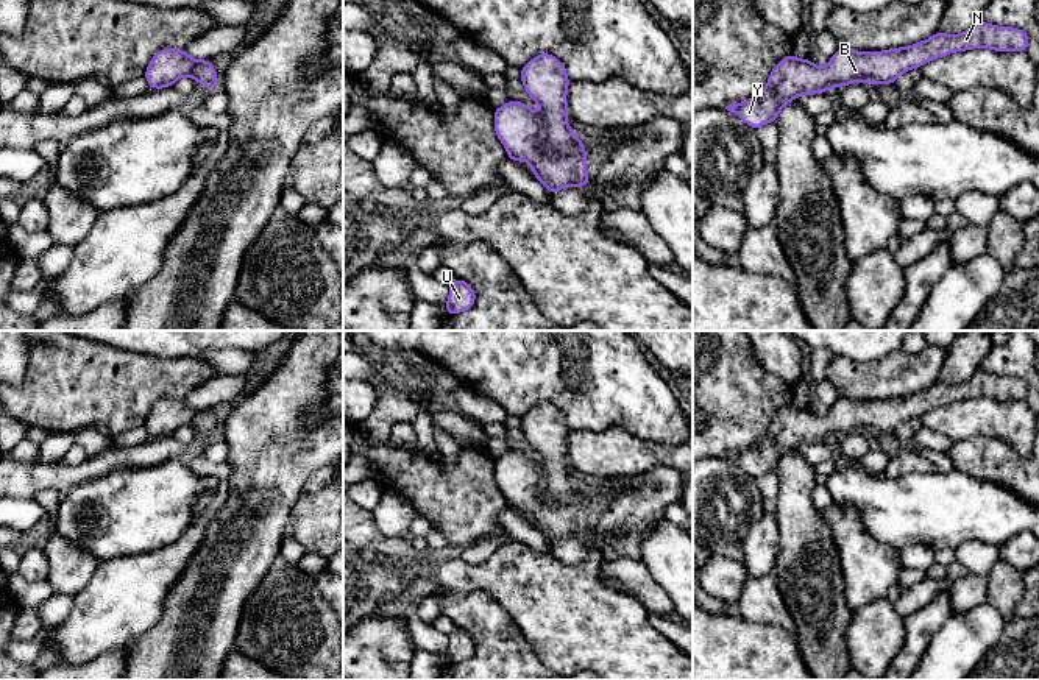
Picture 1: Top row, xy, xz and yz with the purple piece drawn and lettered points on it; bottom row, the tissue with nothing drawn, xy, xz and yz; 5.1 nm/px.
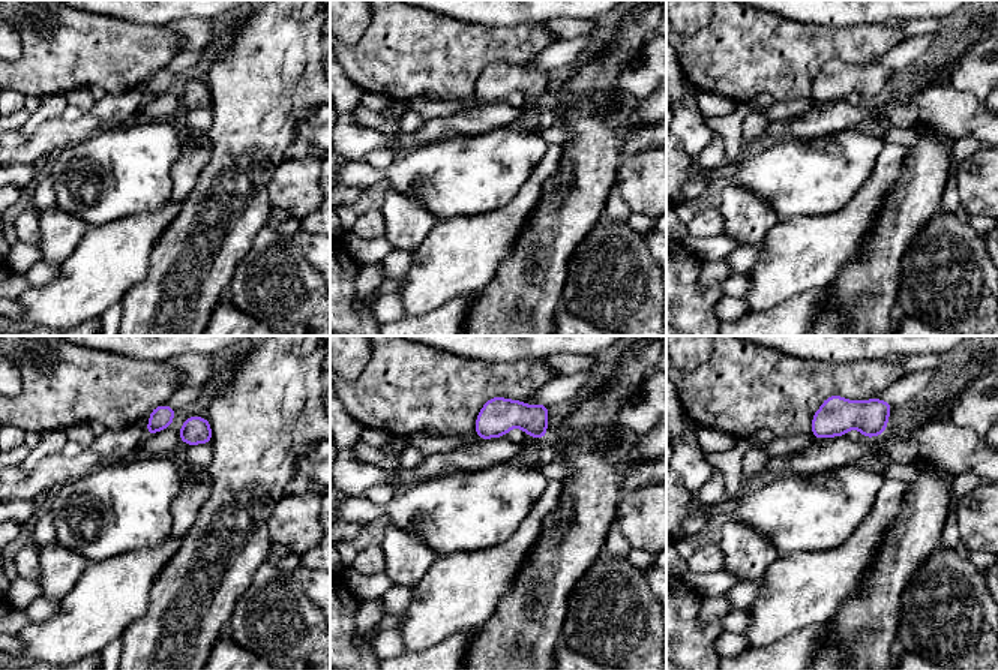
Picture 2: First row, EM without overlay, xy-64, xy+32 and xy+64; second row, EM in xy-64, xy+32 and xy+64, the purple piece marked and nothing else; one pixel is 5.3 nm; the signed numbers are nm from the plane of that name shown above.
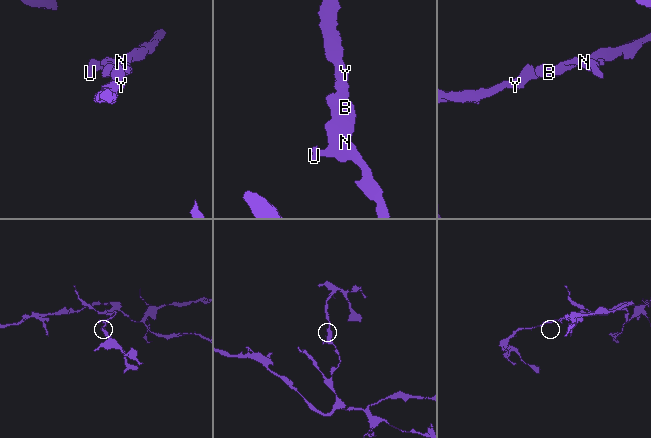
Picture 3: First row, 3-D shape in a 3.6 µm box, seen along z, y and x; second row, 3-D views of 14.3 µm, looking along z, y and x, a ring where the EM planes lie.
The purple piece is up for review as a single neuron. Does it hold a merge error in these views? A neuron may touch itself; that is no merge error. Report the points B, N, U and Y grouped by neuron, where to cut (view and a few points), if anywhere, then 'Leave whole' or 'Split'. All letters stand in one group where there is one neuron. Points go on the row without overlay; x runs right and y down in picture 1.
Groups: B N U Y. No split. Leave whole

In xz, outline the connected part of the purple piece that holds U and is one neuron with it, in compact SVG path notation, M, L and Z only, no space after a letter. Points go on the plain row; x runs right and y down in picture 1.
M456 629L449 635L449 647L445 653L448 664L456 664L471 658L476 652L476 641L463 629Z

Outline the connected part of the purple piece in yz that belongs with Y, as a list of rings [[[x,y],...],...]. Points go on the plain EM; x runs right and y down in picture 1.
[[[978,370],[961,384],[938,381],[910,396],[883,401],[856,401],[838,396],[825,416],[817,416],[811,409],[799,409],[791,402],[771,420],[769,429],[758,444],[738,454],[729,454],[725,459],[758,479],[775,471],[783,455],[802,443],[816,444],[830,437],[838,438],[852,432],[894,434],[902,423],[953,401],[972,398],[1027,401],[1028,393],[1028,382],[1019,377]]]

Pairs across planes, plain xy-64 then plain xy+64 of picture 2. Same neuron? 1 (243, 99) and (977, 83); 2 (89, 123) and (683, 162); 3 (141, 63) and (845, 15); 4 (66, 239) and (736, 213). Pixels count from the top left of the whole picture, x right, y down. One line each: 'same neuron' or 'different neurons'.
1: different neurons
2: different neurons
3: different neurons
4: same neuron

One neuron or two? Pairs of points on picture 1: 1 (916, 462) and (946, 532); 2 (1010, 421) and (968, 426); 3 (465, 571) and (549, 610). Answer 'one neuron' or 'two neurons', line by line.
1: two neurons
2: one neuron
3: one neuron

